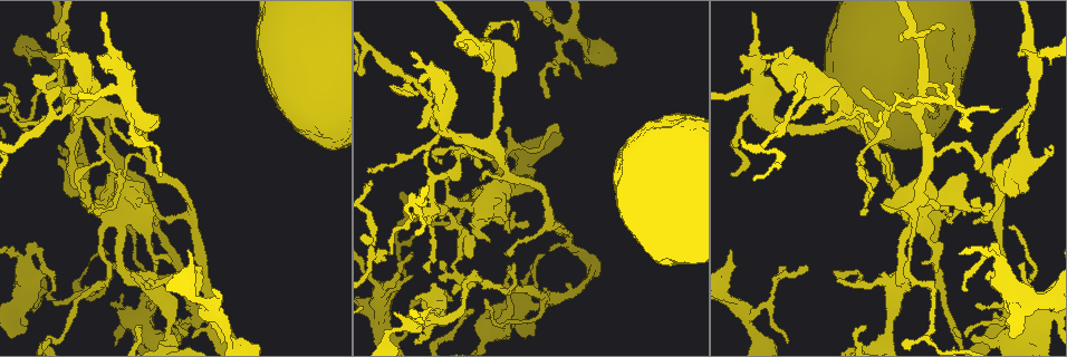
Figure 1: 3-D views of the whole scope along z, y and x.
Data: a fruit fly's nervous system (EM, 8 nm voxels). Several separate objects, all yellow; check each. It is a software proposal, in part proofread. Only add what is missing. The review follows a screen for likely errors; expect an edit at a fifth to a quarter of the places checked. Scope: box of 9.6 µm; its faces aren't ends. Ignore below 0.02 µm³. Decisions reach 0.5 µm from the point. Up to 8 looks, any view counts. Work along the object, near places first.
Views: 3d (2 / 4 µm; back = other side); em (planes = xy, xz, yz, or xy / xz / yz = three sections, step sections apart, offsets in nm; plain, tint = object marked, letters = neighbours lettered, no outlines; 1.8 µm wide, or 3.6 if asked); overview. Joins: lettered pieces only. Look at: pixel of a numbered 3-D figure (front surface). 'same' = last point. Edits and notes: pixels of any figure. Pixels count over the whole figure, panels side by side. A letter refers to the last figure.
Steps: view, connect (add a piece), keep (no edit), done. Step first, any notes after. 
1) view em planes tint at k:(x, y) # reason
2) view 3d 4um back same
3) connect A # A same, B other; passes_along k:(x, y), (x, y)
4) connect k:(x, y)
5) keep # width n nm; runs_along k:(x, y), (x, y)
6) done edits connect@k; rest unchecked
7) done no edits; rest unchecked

view em xy step 8 tint at 1:(968, 333) # touches itself

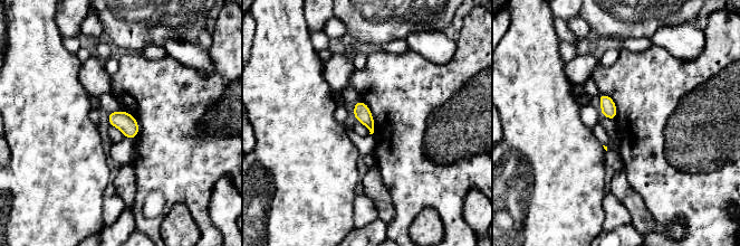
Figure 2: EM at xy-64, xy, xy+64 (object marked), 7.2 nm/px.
view em planes letters same # another direction

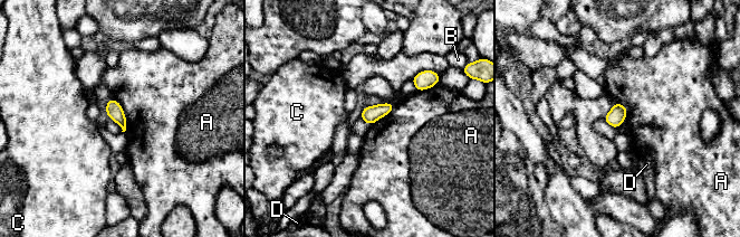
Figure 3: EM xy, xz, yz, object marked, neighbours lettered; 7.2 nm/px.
keep # width 120 nm; A other, B other, C other, D other; border 3:(113, 97), (125, 116), (125, 131); no lettered piece goes on from it

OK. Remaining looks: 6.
view 3d 4um at 1:(903, 268) # sudden change in width

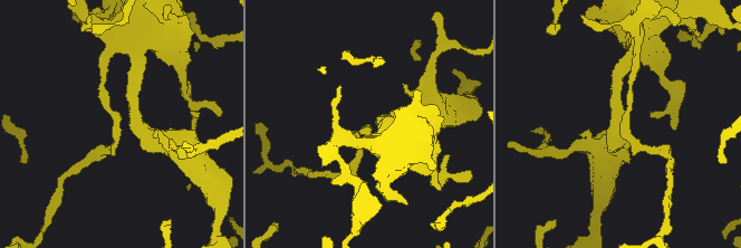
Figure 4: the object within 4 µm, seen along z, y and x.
view em yz step 8 tint at 4:(137, 126) # shape alone is not enough

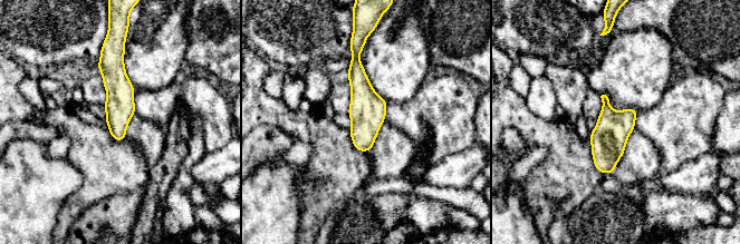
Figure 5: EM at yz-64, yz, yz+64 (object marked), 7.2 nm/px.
view em planes letters same # cut it another way

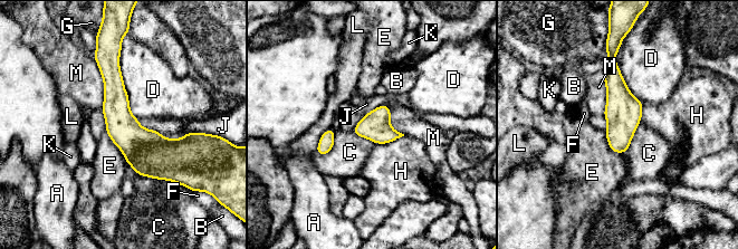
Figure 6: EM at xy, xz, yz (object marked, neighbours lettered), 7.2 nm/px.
keep # width 220 nm; A other, B other, C other, D other, E other, F other, G other, H other, J other, K other, L other, M other; no lettered piece goes on from it

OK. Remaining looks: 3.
view em planes letters at 1:(557, 127) # tapers out

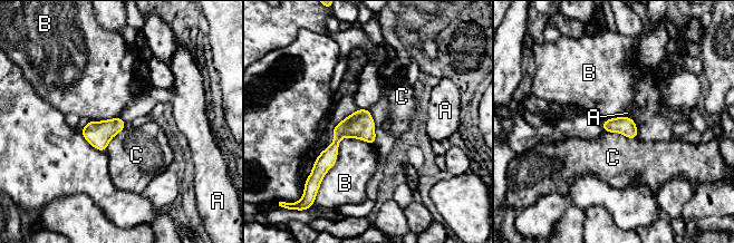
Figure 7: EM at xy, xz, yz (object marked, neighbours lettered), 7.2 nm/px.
keep # longest_contact B 500 nm; A other, B other, C other; no lettered piece goes on from it

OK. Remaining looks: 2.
done no edits; rest unchecked

